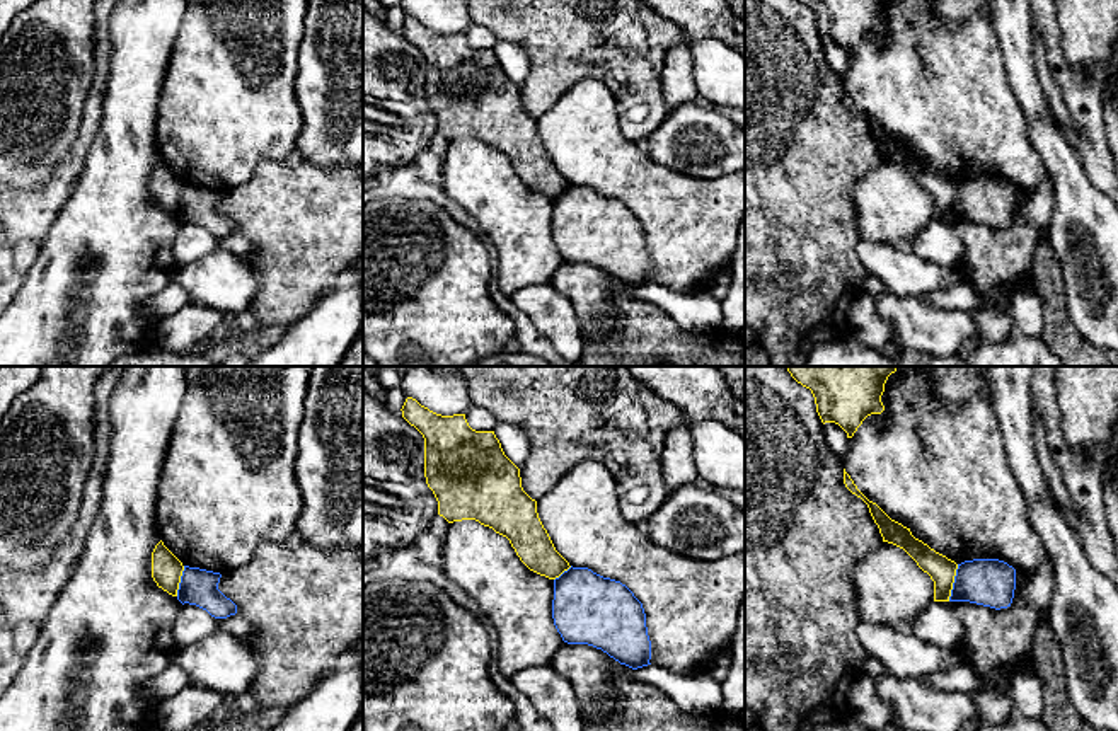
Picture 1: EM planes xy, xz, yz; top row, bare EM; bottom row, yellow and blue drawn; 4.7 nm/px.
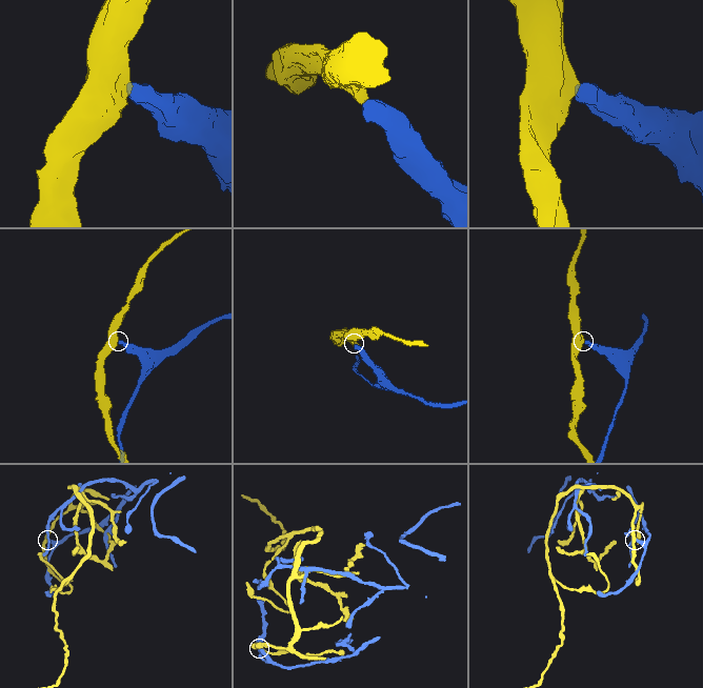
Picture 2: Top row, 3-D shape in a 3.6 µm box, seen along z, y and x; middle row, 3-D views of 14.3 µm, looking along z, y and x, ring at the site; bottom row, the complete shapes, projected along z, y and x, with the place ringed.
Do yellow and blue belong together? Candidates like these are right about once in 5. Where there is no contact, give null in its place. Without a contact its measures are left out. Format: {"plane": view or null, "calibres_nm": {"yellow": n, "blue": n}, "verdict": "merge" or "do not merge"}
{"plane": "yz", "calibres_nm": {"yellow": 130, "blue": 220}, "verdict": "do not merge"}

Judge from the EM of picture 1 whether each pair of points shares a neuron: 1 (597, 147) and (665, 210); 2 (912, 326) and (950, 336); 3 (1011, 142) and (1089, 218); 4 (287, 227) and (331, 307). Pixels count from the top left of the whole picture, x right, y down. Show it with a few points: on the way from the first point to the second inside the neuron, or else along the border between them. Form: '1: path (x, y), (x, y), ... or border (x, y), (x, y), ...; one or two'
1: path (614, 164), (648, 193); one
2: path (921, 328), (941, 333); one
3: border (1030, 138), (1047, 176); two
4: border (345, 287), (326, 290), (295, 321); two

